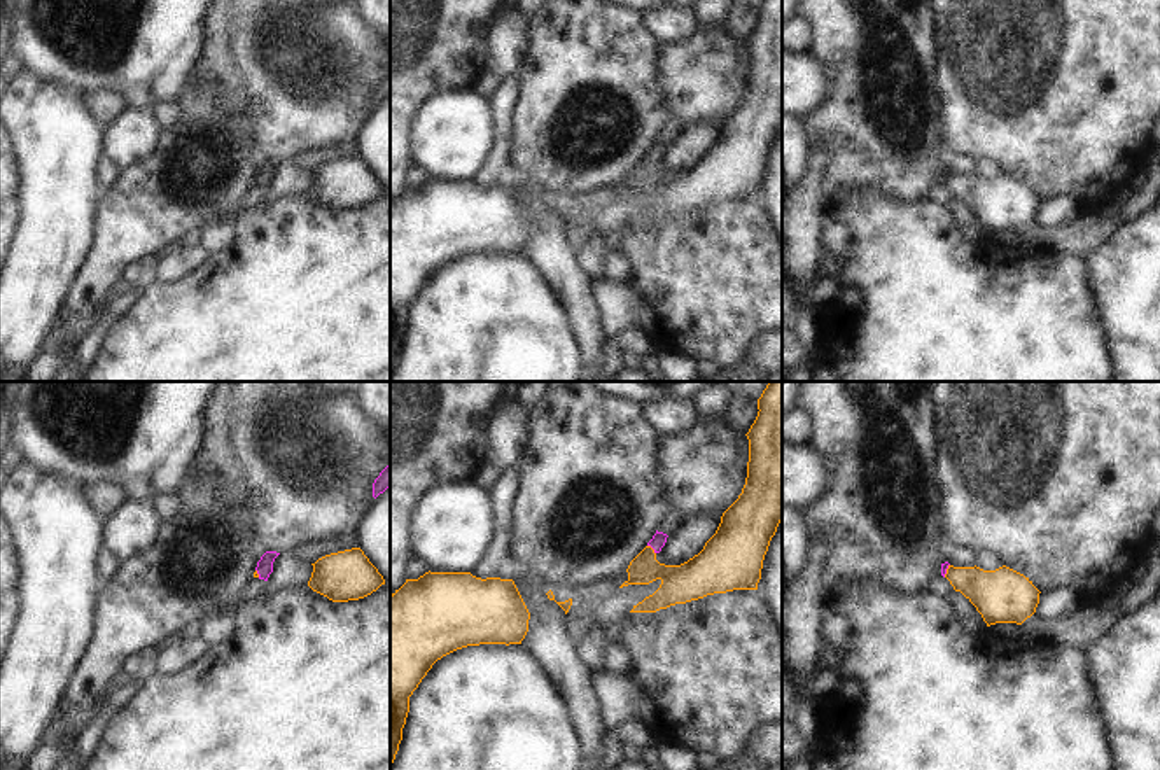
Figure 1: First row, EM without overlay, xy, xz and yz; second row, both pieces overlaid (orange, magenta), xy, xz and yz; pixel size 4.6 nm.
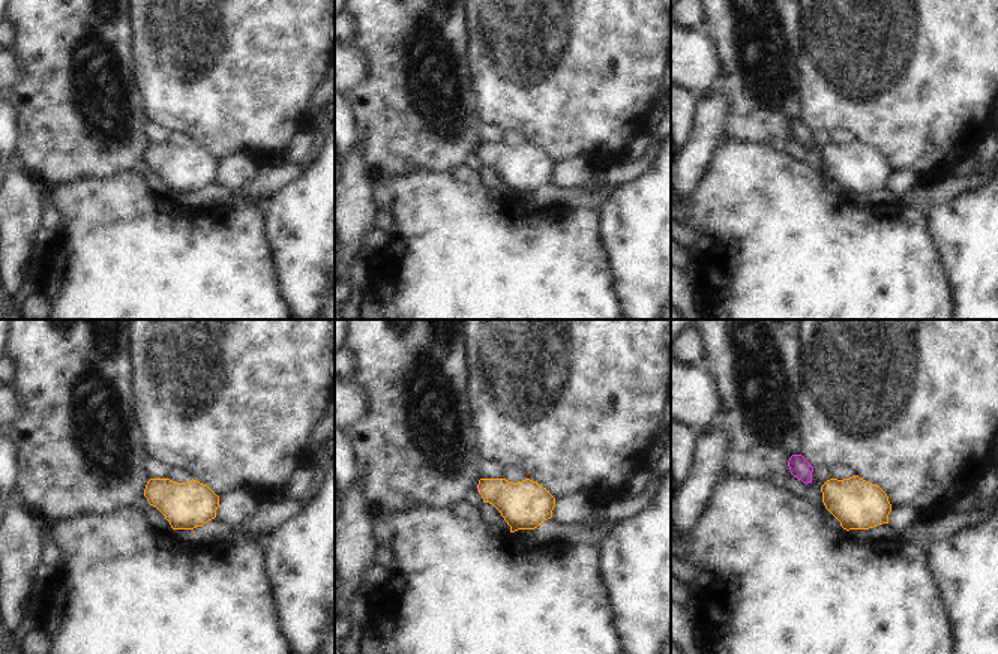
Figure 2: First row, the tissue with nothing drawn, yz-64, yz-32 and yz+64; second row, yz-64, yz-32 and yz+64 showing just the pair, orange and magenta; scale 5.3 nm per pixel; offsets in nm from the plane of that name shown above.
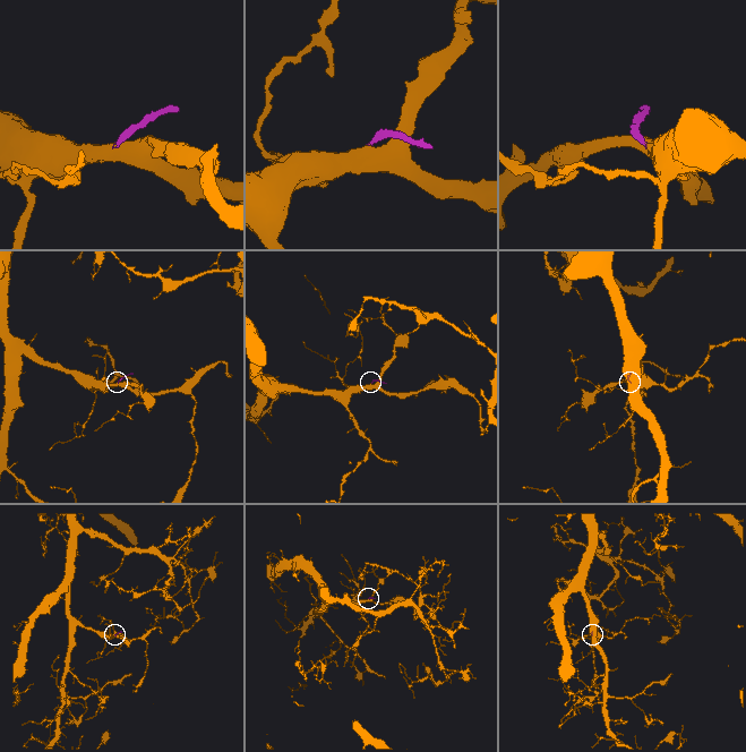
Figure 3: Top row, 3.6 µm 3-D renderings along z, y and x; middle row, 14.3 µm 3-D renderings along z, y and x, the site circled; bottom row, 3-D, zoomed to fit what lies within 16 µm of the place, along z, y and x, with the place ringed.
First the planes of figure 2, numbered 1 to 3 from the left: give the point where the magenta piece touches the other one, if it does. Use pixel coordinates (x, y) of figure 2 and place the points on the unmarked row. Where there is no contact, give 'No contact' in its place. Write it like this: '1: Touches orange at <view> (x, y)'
1: No contact
2: Touches orange at yz-32 (477, 152)
3: No contact

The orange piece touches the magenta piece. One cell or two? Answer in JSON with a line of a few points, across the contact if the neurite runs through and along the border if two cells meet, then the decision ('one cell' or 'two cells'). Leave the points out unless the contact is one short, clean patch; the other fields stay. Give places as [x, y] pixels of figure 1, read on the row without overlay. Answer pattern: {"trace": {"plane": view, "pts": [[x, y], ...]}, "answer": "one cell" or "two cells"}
{"trace": {"plane": "xz", "pts": [[700, 184], [663, 181], [653, 158], [656, 151]]}, "answer": "one cell"}

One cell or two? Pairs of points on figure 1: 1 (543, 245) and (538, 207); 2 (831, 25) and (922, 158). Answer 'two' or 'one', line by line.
1: one
2: one

